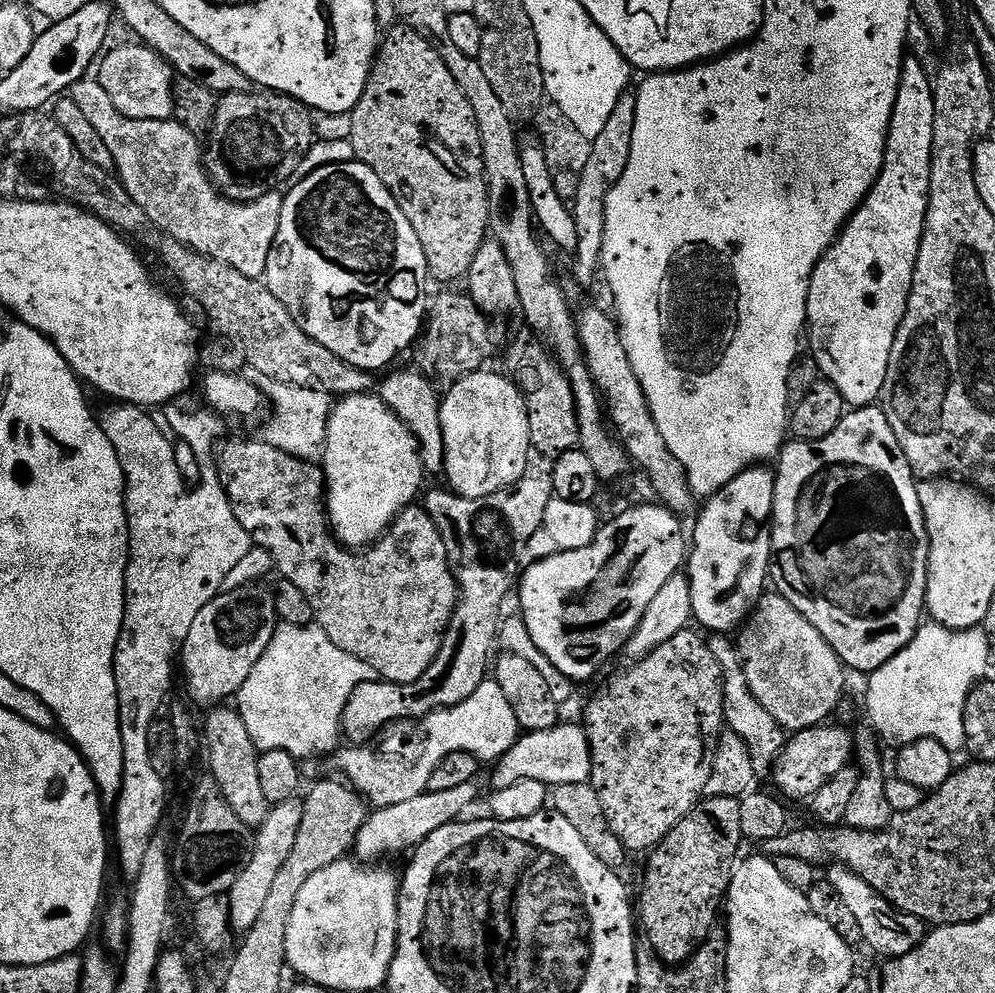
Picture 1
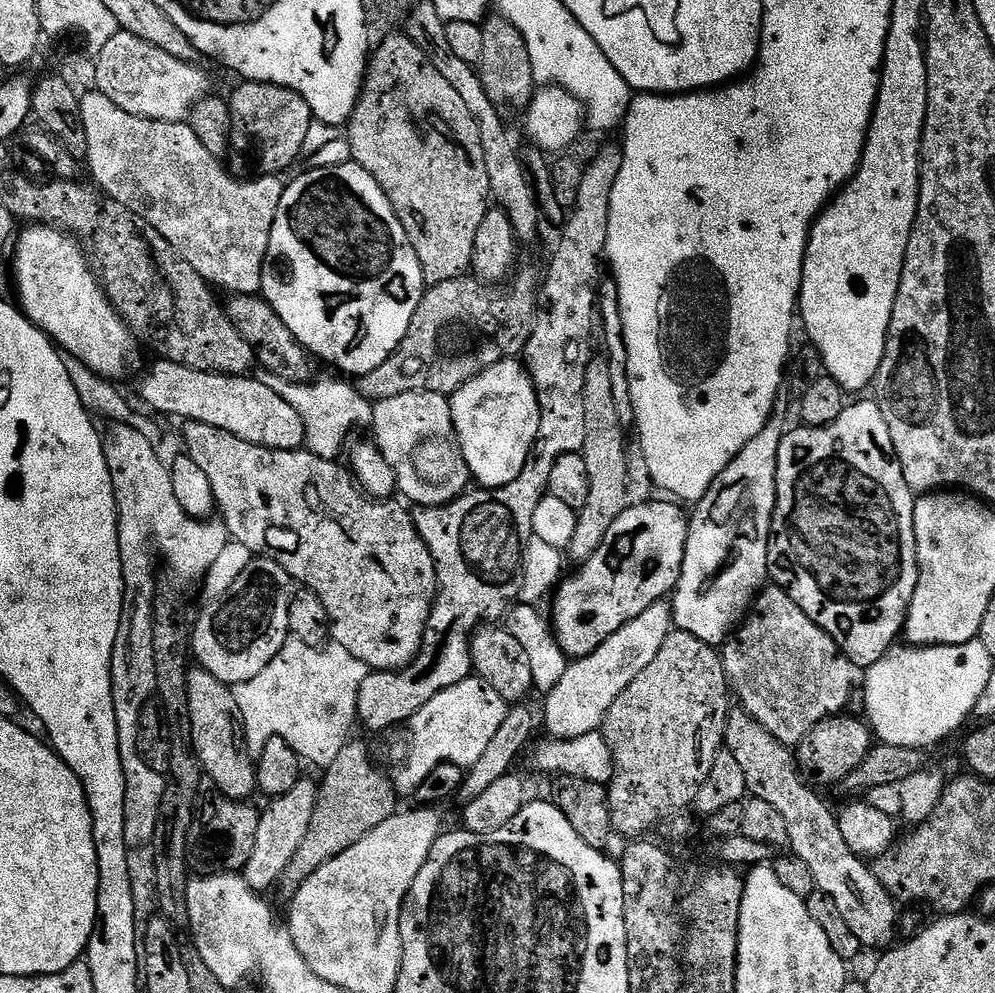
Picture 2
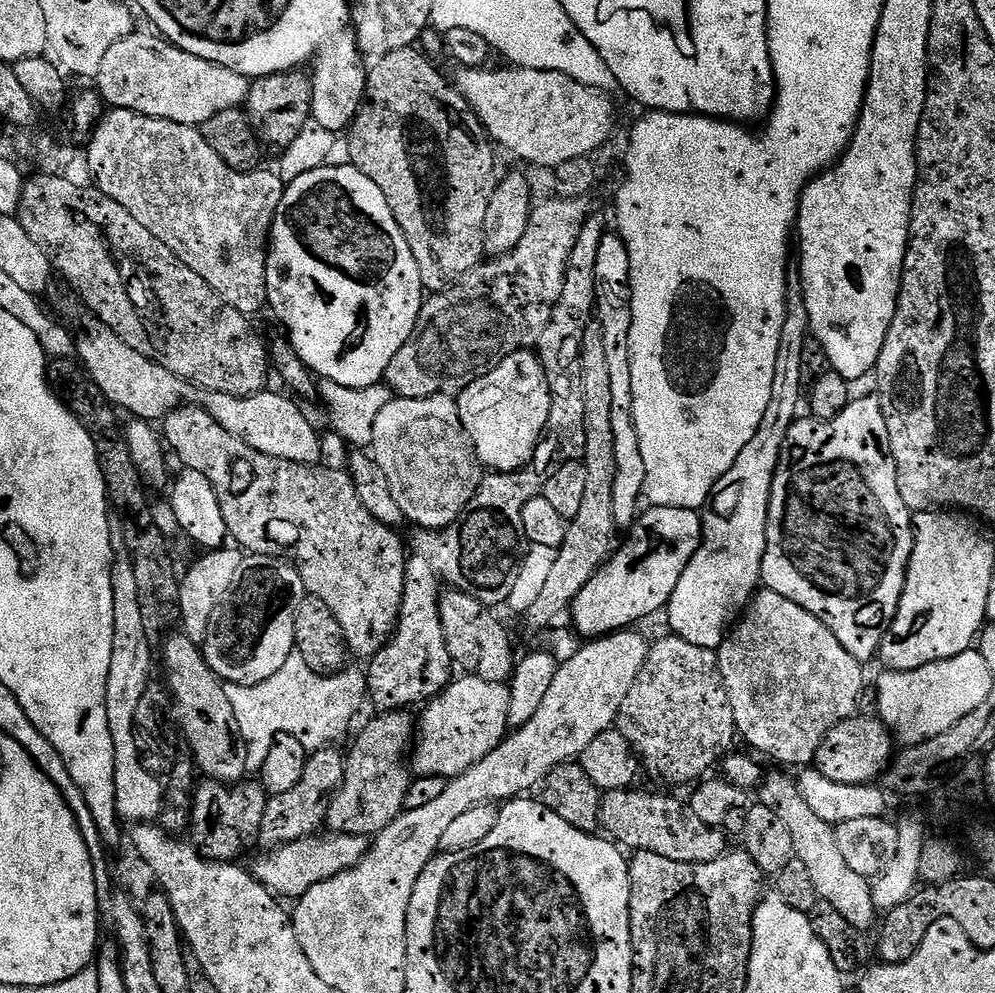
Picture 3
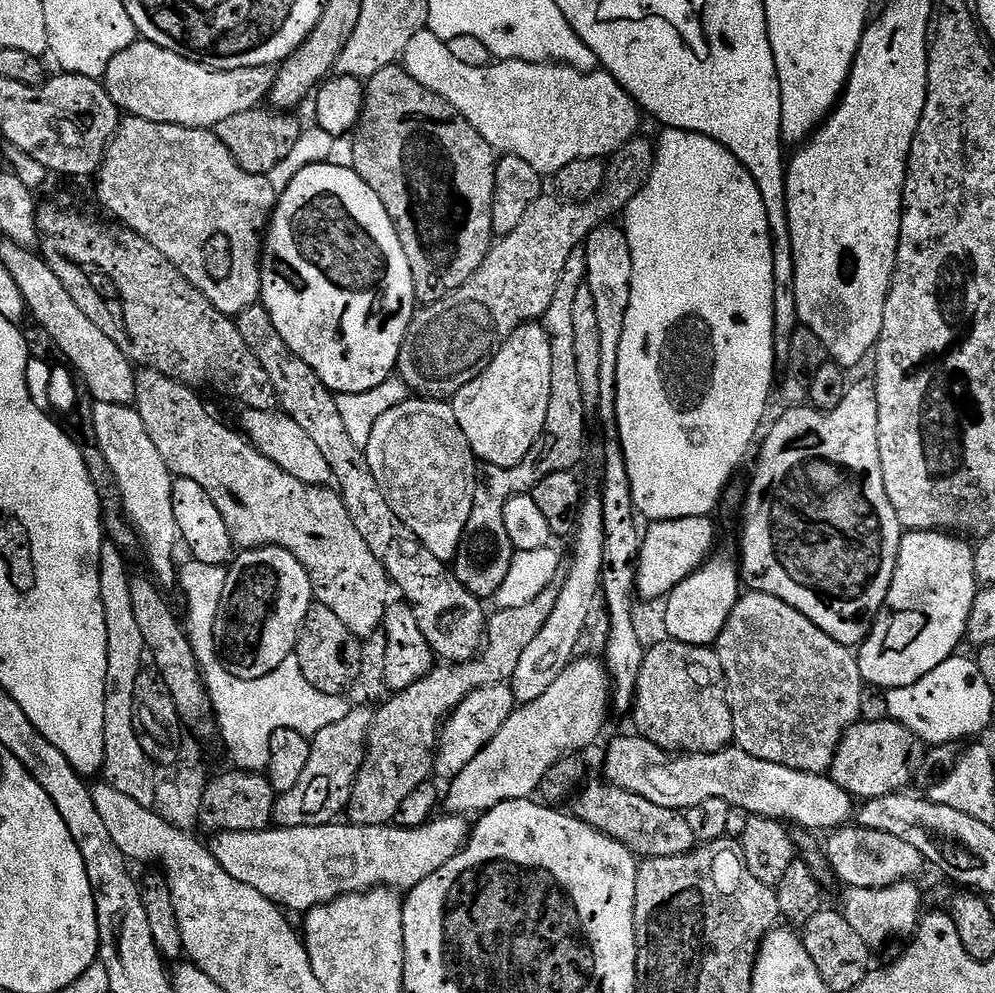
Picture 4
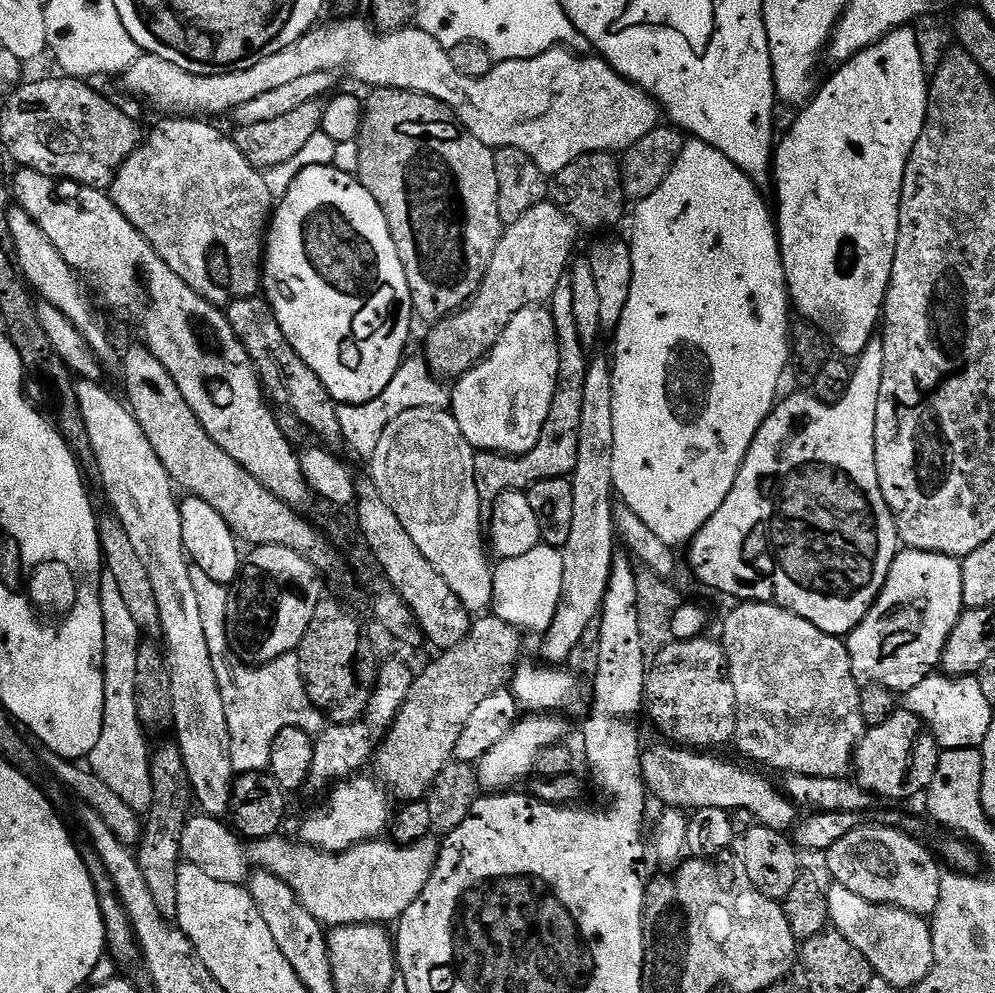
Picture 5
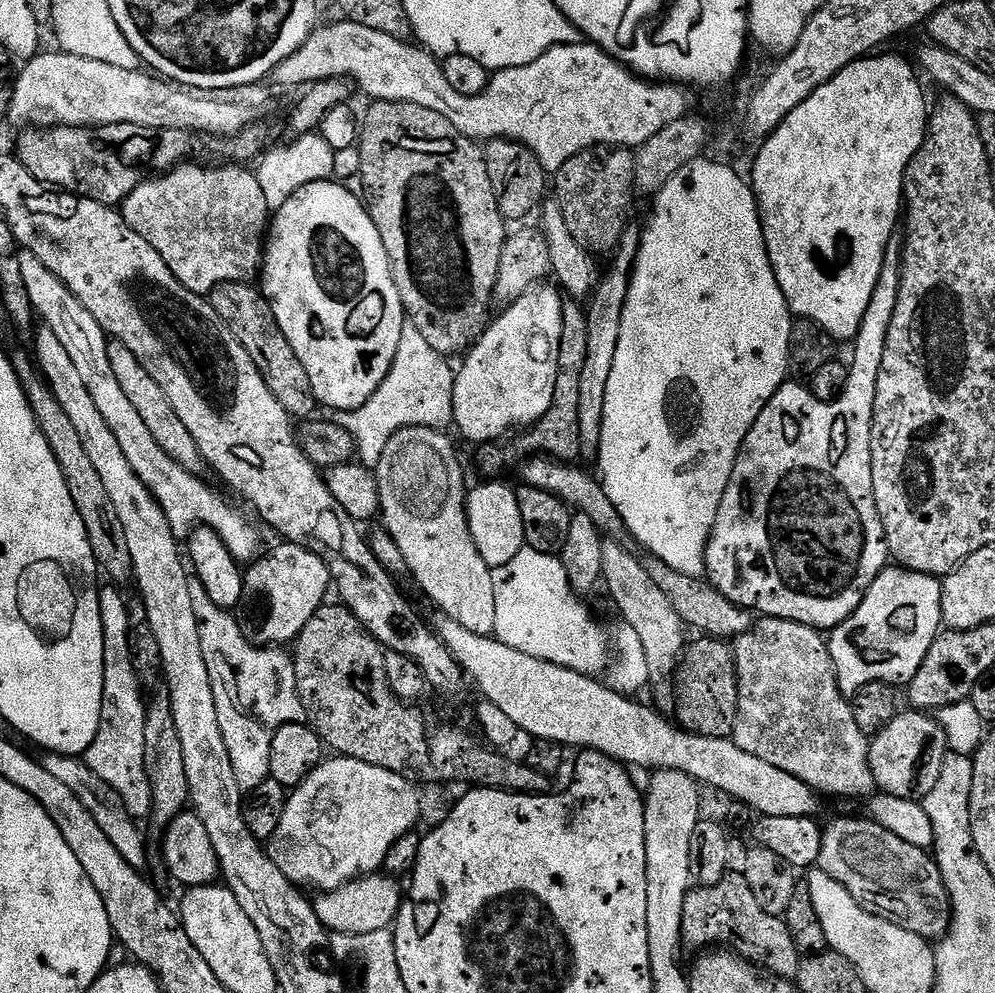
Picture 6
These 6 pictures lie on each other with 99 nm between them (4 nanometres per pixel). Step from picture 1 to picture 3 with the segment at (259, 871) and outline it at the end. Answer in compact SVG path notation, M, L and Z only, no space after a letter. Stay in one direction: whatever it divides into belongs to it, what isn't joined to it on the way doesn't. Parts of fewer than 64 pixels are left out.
M329 746L311 753L306 762L306 770L302 770L302 779L287 794L278 794L269 799L266 815L262 817L261 845L269 849L279 848L281 844L319 833L325 827L332 795L340 788L344 777L344 756L336 753L336 750Z

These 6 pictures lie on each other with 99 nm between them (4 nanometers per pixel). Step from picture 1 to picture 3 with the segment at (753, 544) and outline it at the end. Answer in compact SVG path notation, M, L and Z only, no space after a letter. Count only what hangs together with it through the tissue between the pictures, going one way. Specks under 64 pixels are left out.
M799 271L788 273L788 303L786 318L782 322L780 341L778 342L778 358L774 362L774 387L770 389L770 403L766 406L766 414L758 426L758 434L746 442L742 454L738 454L734 466L718 478L714 490L708 495L708 503L702 509L704 517L698 520L700 526L700 545L690 558L682 578L678 578L678 586L674 594L668 599L666 617L668 624L675 635L694 646L716 650L721 646L725 637L729 635L730 625L735 621L752 602L762 581L762 558L766 554L766 522L768 521L768 507L772 497L772 483L776 477L776 467L782 454L782 442L786 442L786 434L790 426L798 419L796 411L802 408L802 393L806 385L802 382L802 346L806 346L810 336L808 315L804 305L804 291L800 285Z

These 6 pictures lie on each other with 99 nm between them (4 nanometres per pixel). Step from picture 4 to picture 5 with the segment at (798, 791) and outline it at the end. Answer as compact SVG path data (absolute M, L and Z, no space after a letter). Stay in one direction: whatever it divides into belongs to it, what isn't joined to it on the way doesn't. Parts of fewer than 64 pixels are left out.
M660 744L653 752L645 751L642 756L642 779L647 791L652 792L664 803L681 810L702 807L720 807L727 810L741 808L750 810L753 821L765 828L787 833L797 823L797 805L789 800L779 787L776 788L760 772L751 772L732 760L719 760L716 756L703 756L703 751L689 750L684 746L667 748Z

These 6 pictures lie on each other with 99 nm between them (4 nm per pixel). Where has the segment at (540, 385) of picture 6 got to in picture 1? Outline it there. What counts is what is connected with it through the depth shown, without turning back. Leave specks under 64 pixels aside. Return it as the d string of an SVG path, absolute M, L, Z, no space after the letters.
M481 370L479 372L471 372L469 376L462 376L459 380L451 385L452 388L448 393L443 393L440 401L440 422L441 434L444 439L444 468L442 471L443 478L448 479L447 487L455 492L457 496L465 496L466 498L486 498L490 494L494 494L503 488L509 488L510 485L516 484L518 478L522 478L522 474L528 465L528 451L532 448L530 442L530 418L526 410L526 402L524 395L521 394L519 388L512 383L507 375L499 376L496 372L488 372L489 370Z

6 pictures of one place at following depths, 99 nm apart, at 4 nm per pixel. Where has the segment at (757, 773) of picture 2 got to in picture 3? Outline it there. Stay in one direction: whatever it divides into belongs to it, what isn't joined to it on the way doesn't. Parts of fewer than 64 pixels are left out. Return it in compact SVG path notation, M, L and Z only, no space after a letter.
M772 772L763 777L759 785L759 803L764 804L774 814L778 814L778 819L785 824L786 830L790 830L790 842L795 859L806 866L810 874L810 882L814 882L814 890L817 897L823 903L834 906L850 926L861 930L868 930L872 923L877 923L878 909L872 897L872 885L869 877L855 873L850 870L846 858L842 858L842 850L838 850L837 839L835 838L835 827L822 822L810 806L806 806L806 798L802 798L797 781L788 776L783 776L780 772Z

